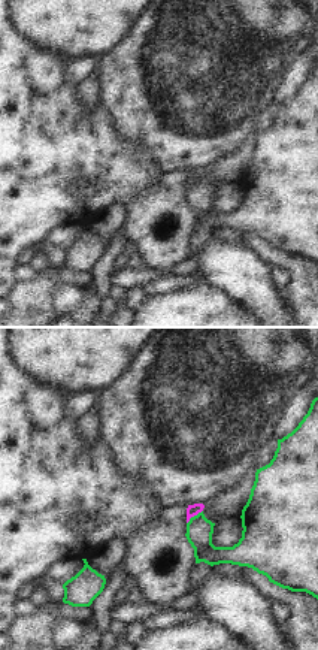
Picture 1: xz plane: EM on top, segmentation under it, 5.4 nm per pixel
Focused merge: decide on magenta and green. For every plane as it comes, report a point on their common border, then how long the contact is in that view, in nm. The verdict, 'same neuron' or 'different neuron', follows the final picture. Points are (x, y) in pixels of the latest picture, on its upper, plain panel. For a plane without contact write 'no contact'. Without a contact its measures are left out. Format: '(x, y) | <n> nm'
(193, 181) | 120 nm

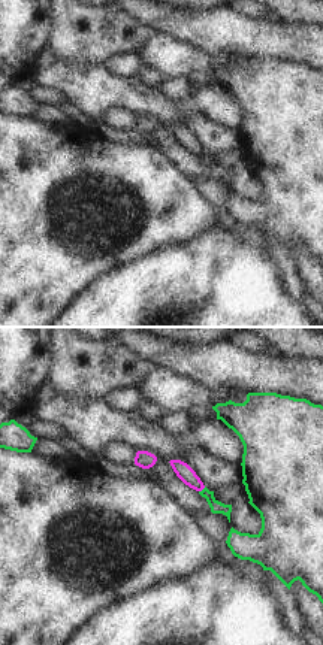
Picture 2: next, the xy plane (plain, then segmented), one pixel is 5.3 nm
(202, 154) | 50 nm

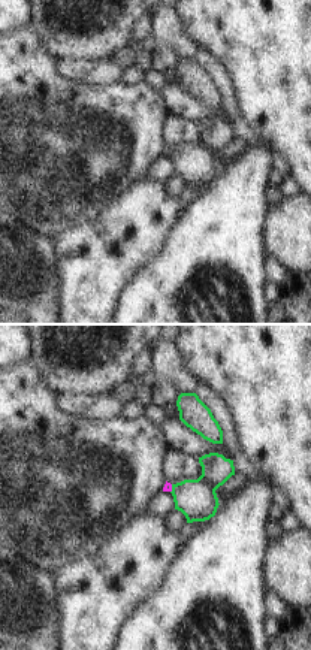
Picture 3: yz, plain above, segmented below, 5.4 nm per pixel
(171, 154) | 50 nm

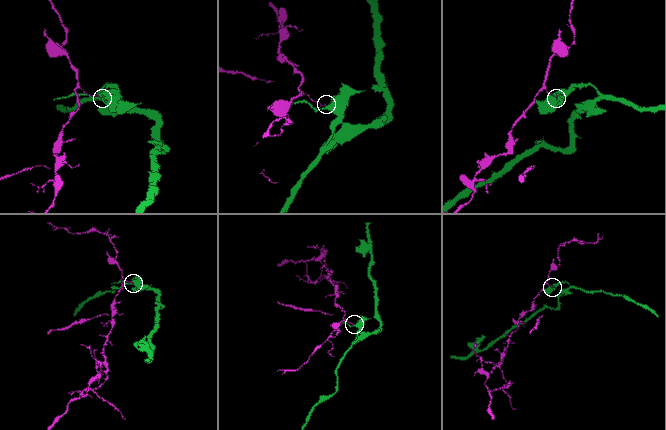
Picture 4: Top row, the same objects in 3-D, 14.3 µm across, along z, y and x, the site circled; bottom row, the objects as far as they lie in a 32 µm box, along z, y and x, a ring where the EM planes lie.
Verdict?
different neuron

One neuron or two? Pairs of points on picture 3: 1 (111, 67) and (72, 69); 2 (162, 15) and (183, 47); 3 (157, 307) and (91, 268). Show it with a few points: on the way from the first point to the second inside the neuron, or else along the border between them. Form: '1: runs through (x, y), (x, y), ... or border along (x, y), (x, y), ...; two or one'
1: runs through (102, 69), (81, 69); one
2: runs through (168, 23), (169, 30), (178, 39); one
3: border along (148, 262), (121, 293), (114, 308); two

